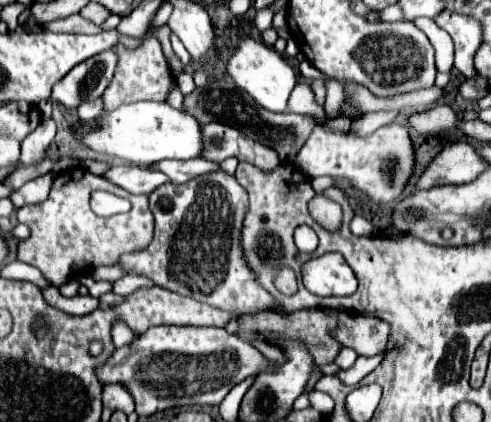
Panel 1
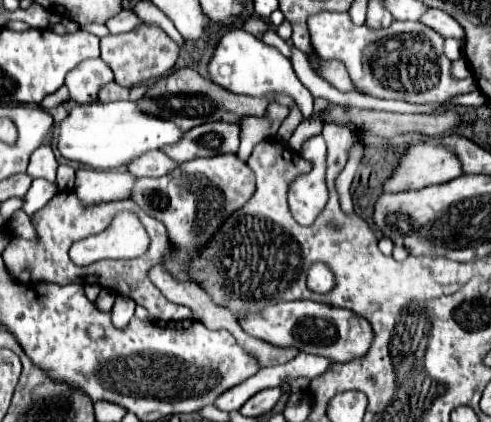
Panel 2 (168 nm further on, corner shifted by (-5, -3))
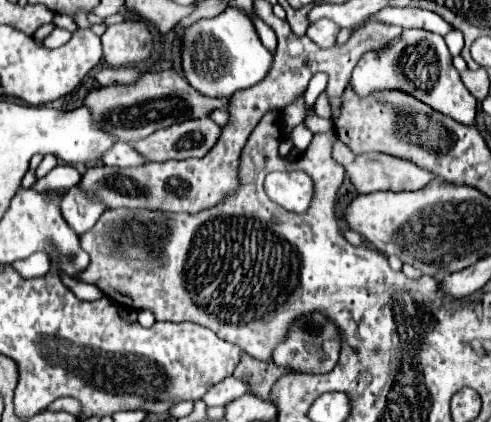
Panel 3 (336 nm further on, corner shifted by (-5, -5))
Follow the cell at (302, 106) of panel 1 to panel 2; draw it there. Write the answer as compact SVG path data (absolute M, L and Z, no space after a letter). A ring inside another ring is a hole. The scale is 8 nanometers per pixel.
M270 104L266 108L264 116L244 116L238 124L240 124L240 146L238 148L238 156L248 160L250 152L254 146L266 138L272 140L282 124L282 120L286 118L288 108L278 106L278 104Z

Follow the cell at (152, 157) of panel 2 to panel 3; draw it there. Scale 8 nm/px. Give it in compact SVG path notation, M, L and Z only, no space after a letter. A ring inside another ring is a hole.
M128 142L114 144L110 152L104 154L102 162L106 166L116 166L116 168L136 168L148 164L148 160L144 160L144 156L138 156L138 152L134 152L134 146Z

